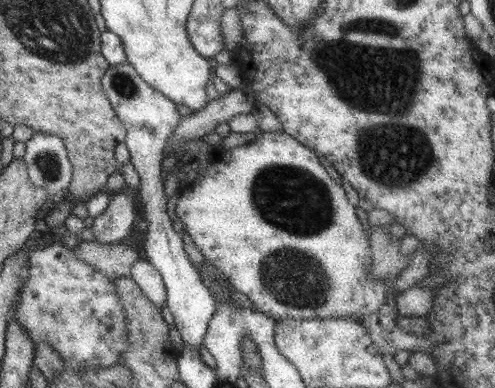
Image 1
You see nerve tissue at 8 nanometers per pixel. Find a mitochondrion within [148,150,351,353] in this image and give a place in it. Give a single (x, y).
(291, 199)

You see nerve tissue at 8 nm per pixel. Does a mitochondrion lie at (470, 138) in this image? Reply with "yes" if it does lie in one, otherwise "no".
no

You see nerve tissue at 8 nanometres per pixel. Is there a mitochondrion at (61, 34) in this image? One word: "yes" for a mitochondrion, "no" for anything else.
yes

